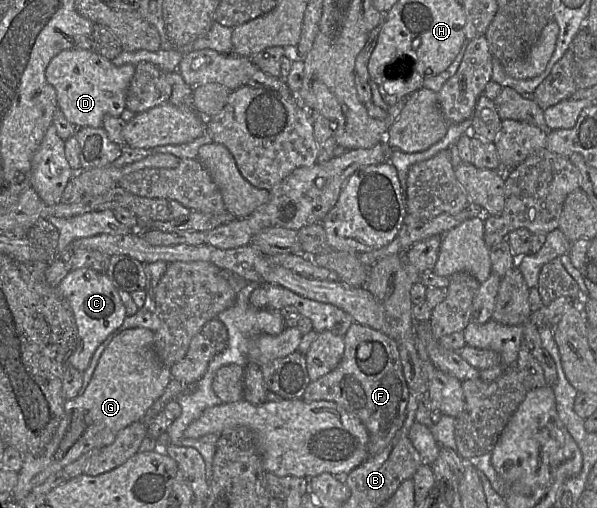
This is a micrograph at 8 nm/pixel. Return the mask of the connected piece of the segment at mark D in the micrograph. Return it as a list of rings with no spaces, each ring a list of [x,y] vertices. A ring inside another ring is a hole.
[[[84,49],[60,52],[46,69],[46,80],[57,94],[58,108],[76,128],[101,128],[104,117],[120,117],[126,109],[126,93],[136,66],[115,66],[112,61]]]

